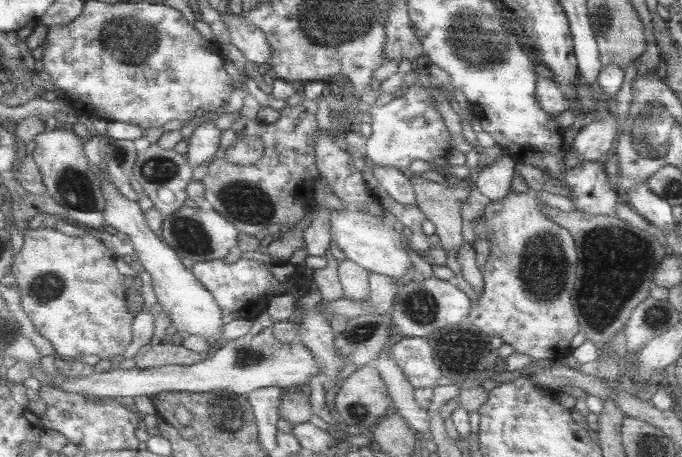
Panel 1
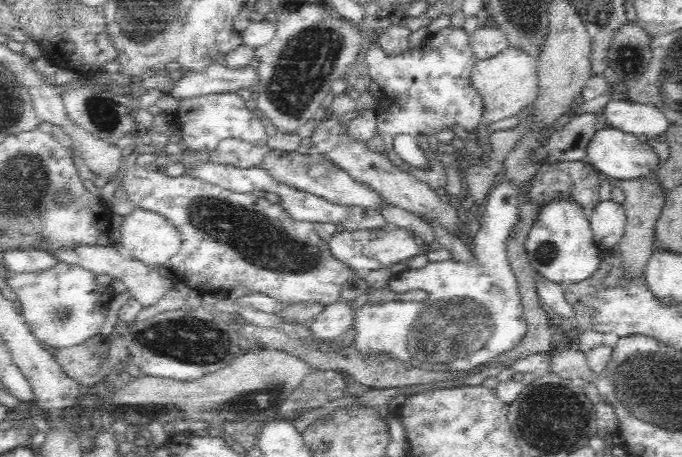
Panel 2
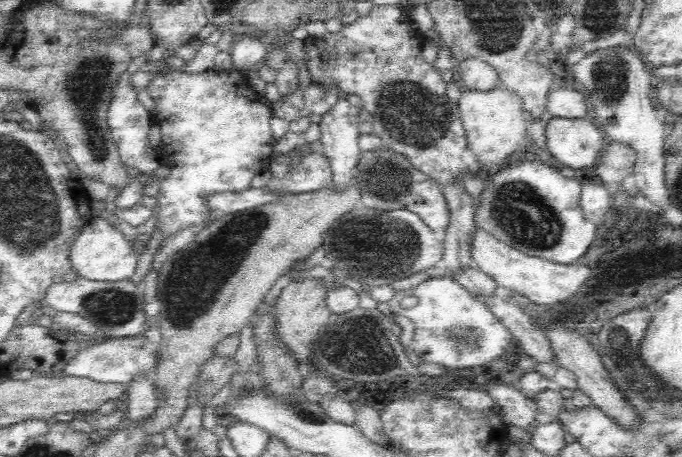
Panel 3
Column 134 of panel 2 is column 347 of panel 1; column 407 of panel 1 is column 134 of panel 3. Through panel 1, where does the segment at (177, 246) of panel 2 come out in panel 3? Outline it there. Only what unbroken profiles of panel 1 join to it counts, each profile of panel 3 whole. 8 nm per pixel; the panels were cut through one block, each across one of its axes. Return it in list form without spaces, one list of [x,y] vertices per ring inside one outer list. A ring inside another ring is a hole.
[[[94,218],[78,236],[70,254],[72,272],[90,282],[126,282],[132,280],[138,258],[134,246],[124,238],[118,226],[112,226],[106,218]]]

